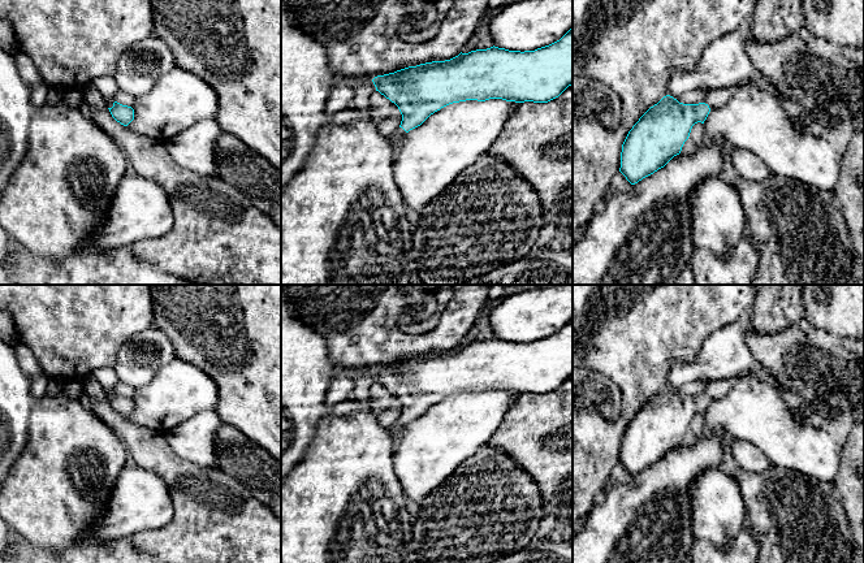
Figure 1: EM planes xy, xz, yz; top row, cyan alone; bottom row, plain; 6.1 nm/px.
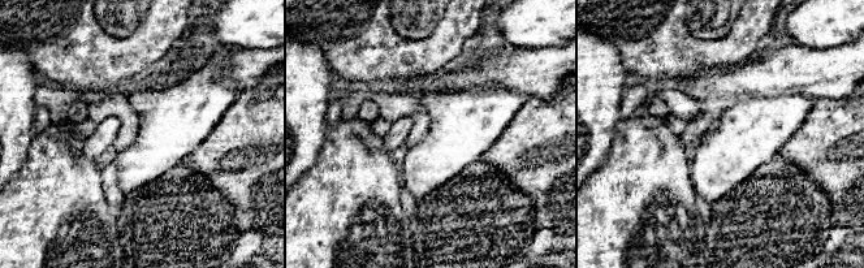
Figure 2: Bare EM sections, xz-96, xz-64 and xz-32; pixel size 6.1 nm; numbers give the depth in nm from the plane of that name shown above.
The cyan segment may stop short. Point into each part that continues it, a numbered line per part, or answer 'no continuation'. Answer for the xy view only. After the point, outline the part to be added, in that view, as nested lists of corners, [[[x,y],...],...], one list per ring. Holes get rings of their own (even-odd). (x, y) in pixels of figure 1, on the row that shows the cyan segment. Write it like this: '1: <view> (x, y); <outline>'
1: xy (107, 87); [[[98,78],[92,81],[92,85],[98,88],[105,100],[105,107],[112,108],[115,96],[117,92],[117,83],[115,78]]]

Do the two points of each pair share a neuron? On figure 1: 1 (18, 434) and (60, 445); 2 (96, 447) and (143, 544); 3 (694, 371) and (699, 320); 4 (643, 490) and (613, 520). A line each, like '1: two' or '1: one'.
1: two
2: two
3: two
4: one

